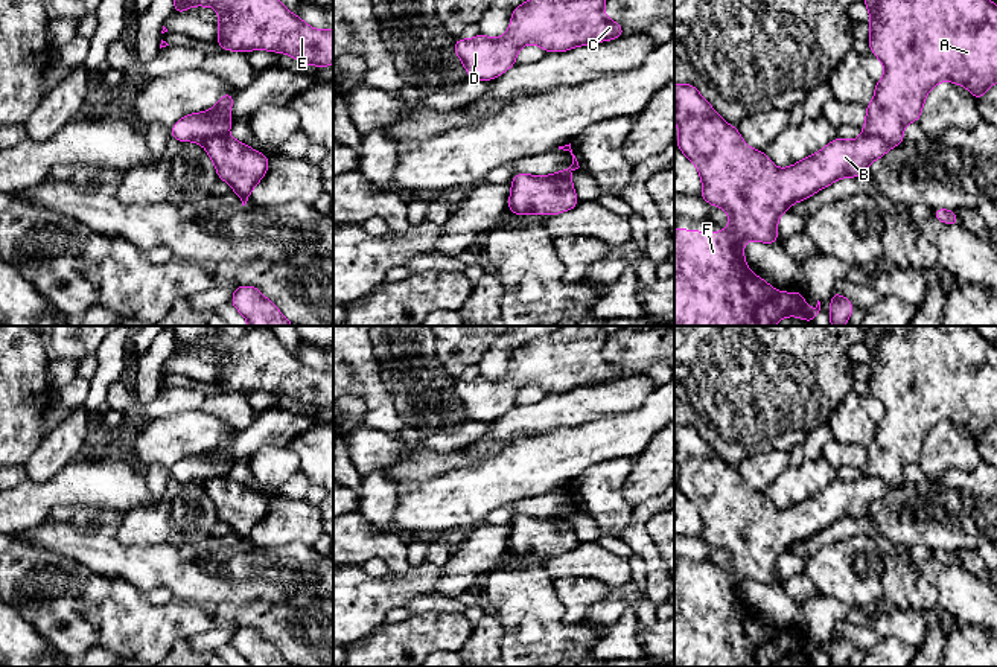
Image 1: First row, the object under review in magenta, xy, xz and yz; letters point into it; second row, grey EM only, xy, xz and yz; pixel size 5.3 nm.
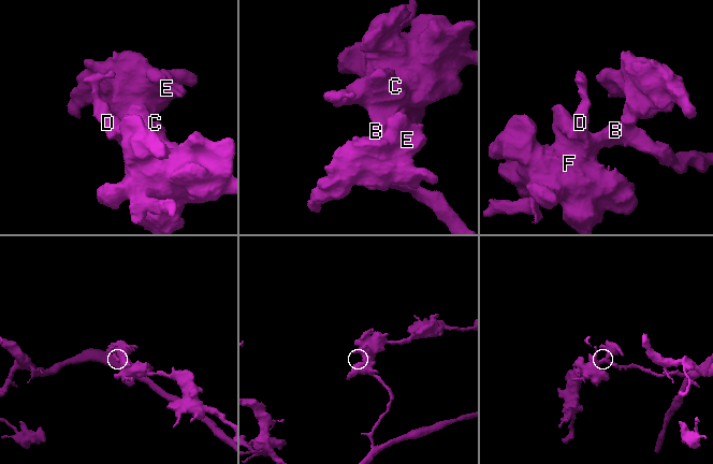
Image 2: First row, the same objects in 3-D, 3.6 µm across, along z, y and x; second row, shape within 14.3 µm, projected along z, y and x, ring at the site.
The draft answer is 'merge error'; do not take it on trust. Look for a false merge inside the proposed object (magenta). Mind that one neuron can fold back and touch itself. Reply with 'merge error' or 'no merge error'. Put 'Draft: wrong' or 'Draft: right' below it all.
merge error
Draft: right

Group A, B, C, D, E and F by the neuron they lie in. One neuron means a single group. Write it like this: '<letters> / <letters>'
A E / B C D F

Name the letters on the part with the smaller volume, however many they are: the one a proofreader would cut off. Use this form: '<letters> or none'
A, E

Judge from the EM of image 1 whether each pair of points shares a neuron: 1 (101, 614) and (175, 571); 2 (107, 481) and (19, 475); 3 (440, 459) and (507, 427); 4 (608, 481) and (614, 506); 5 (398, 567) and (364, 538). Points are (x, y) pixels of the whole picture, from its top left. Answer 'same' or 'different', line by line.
1: different
2: different
3: same
4: same
5: same

